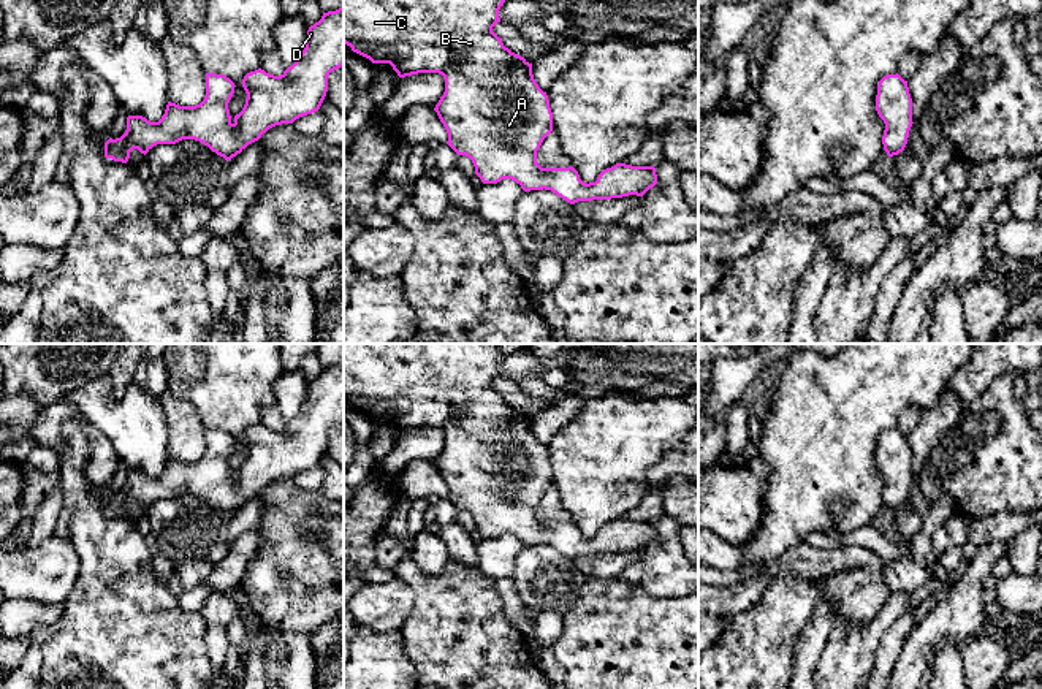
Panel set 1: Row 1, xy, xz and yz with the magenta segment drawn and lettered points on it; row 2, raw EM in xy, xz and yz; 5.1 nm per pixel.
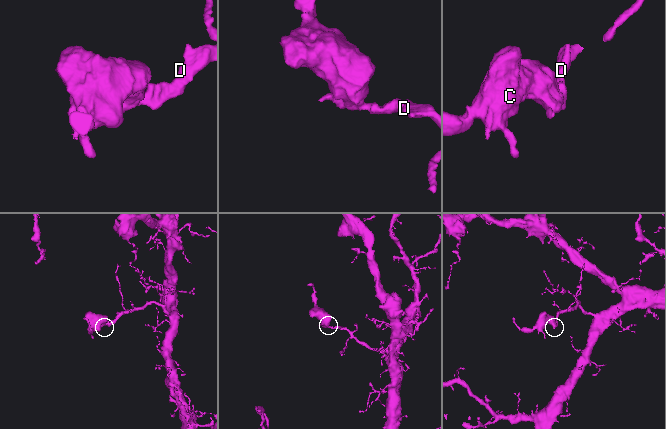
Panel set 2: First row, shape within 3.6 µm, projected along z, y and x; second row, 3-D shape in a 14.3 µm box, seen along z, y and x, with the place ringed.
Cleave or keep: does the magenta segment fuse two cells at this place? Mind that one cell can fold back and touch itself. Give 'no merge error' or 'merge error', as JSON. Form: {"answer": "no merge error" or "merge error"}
{"answer": "no merge error"}

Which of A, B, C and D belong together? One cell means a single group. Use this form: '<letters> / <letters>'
A B C D

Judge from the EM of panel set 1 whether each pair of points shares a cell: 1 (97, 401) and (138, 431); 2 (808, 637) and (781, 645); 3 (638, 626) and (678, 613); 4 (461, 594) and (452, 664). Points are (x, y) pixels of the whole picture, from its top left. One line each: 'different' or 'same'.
1: same
2: different
3: same
4: same

